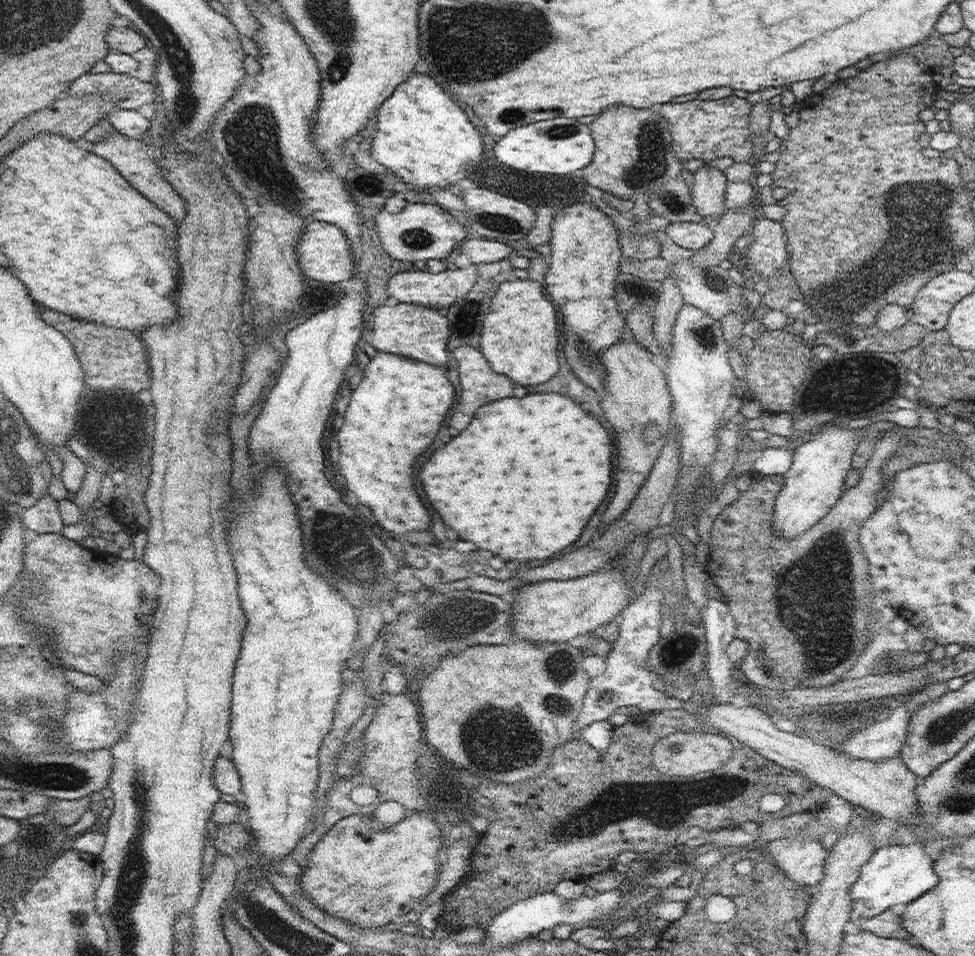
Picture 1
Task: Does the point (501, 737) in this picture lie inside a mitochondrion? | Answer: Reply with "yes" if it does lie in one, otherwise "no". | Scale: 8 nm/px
yes

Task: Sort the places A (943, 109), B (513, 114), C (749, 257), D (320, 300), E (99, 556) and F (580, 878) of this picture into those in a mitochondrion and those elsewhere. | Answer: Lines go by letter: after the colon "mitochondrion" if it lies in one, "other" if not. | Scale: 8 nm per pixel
A: other
B: mitochondrion
C: other
D: other
E: other
F: other

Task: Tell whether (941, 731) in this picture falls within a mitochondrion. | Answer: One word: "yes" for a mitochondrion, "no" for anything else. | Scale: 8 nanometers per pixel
yes

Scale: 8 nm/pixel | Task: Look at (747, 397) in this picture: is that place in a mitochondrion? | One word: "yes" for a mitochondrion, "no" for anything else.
no

